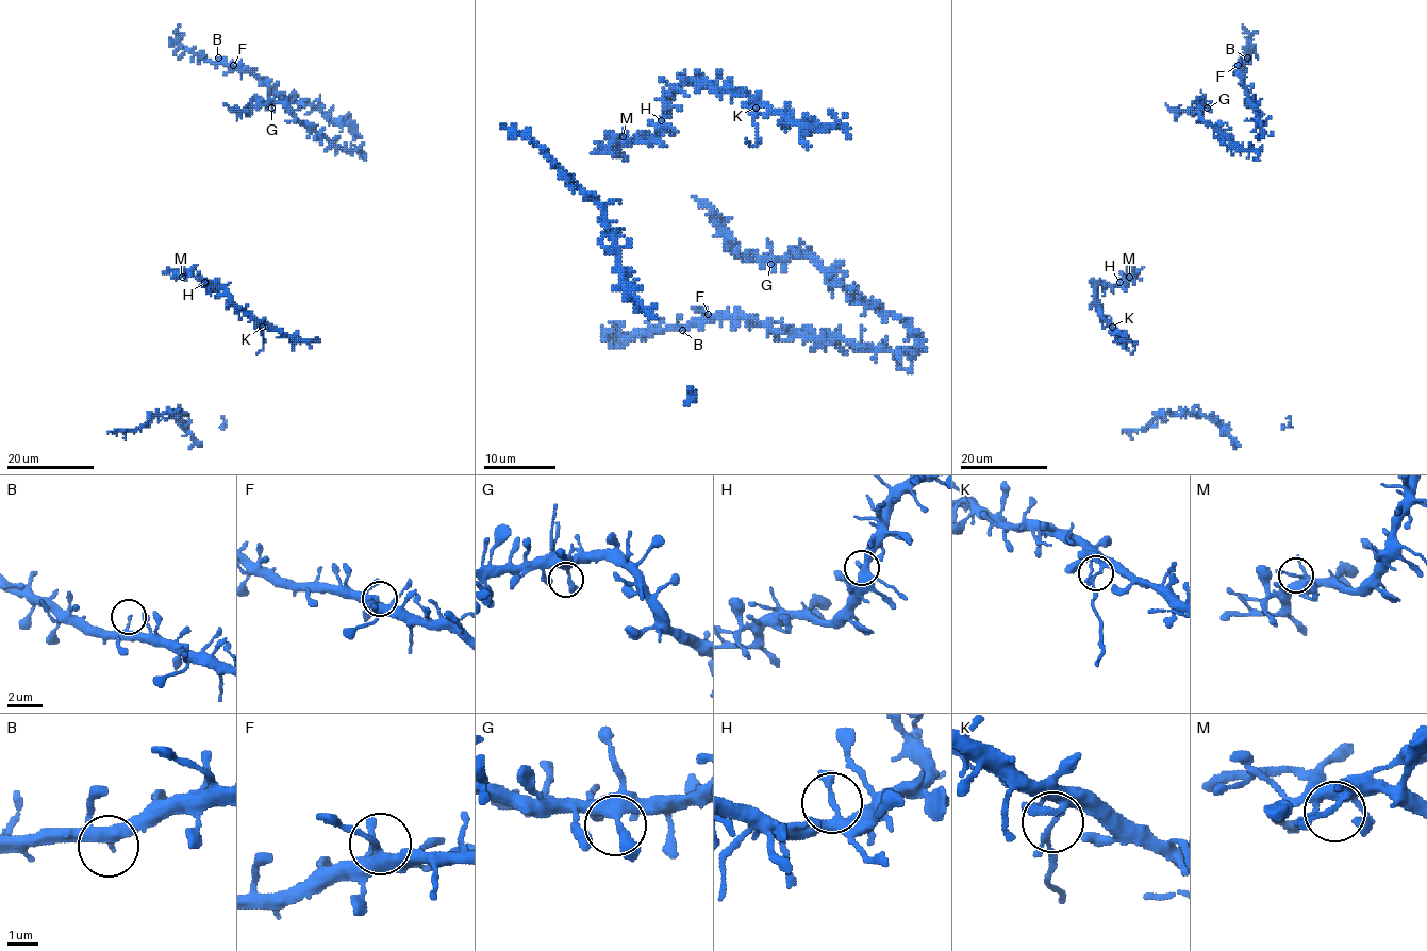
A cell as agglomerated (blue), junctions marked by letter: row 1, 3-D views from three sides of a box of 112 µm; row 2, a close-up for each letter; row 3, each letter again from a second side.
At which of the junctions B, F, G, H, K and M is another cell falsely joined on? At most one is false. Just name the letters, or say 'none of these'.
K

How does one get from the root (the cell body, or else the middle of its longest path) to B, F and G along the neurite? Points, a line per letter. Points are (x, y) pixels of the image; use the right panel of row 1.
B: (1175, 120), (1204, 102), (1199, 115), (1238, 148), (1248, 149), (1261, 127), (1240, 78), (1247, 57)
F: (1175, 120), (1204, 102), (1199, 115), (1238, 148), (1248, 149), (1261, 127), (1238, 65)
G: (1175, 120), (1181, 113), (1204, 104), (1207, 107)

